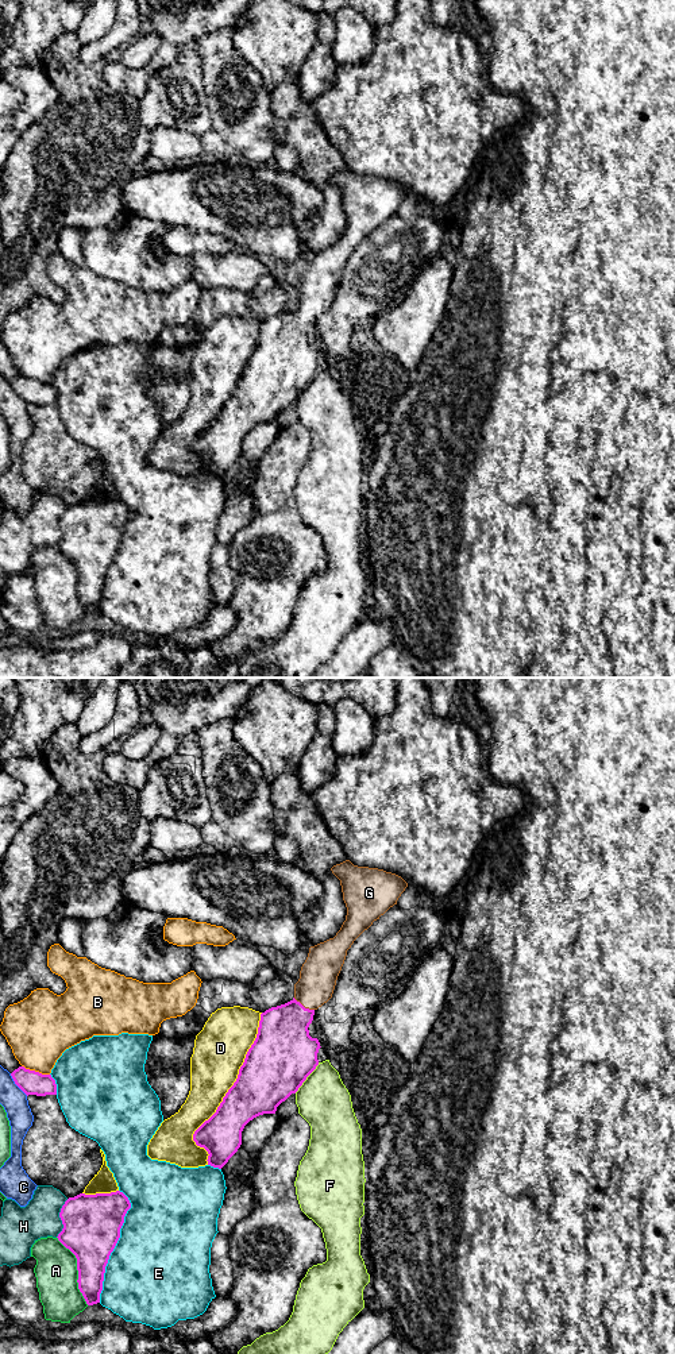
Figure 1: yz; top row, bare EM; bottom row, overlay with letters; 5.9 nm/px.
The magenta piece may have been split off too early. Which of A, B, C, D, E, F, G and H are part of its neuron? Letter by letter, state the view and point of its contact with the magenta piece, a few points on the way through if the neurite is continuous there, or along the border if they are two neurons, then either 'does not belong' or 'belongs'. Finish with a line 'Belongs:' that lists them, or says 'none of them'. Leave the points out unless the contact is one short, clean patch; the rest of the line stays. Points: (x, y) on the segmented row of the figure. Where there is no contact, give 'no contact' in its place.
A: meets magenta in yz at (77, 1269); does not belong
B: meets magenta in yz at (34, 1071); does not belong
C: meets magenta in yz at (16, 1084); does not belong
D: meets magenta in yz at (228, 1090); does not belong
E: meets magenta in yz at (115, 1245); does not belong
F: meets magenta in yz at (307, 1076); does not belong
G: meets magenta in yz at (303, 1006); runs through yz (282, 1042), (285, 1026), (303, 1006), (317, 978); belongs
H: meets magenta in yz at (60, 1216); does not belong
Belongs: G

